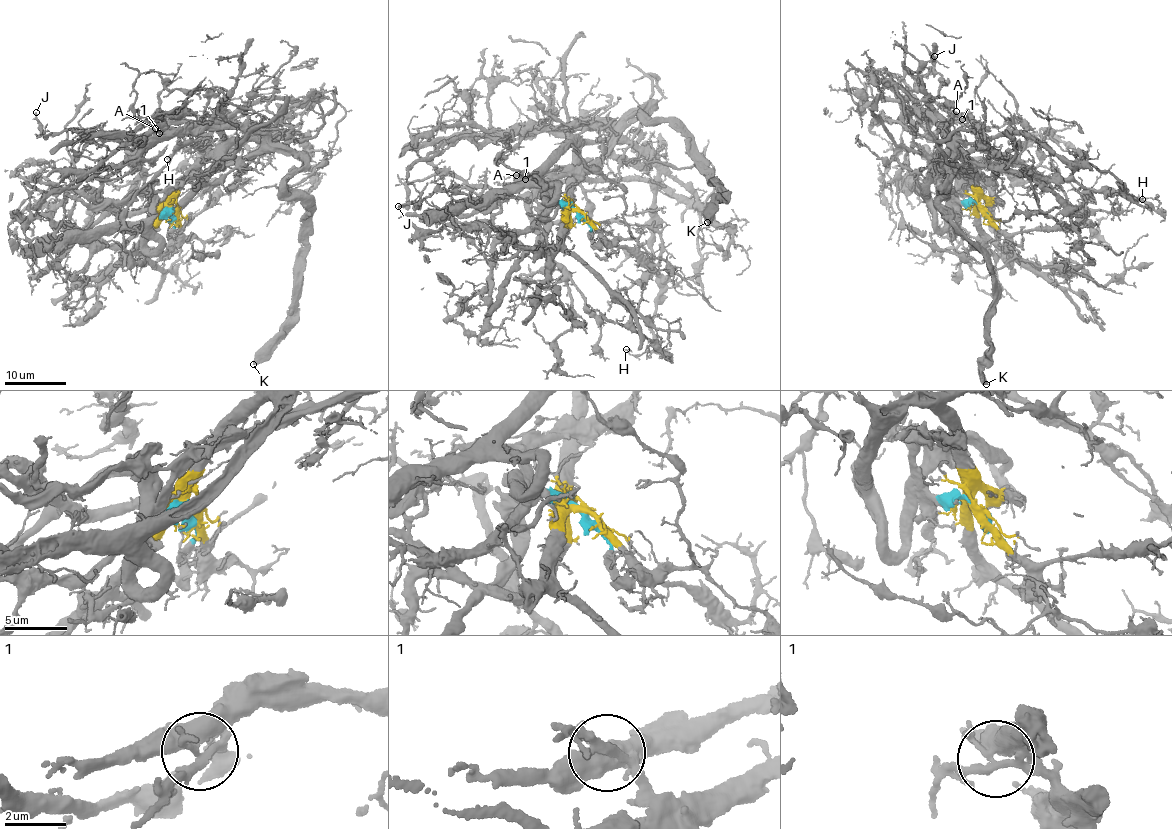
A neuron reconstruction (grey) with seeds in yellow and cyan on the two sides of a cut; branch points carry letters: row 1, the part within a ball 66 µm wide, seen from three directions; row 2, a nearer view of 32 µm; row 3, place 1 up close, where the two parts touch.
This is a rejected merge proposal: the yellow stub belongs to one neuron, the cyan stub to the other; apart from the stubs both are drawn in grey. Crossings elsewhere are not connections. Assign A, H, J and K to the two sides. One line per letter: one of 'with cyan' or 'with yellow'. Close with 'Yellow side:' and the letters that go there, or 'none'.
A: with yellow
H: with yellow
J: with yellow
K: with cyan
Yellow side: A, H, J

